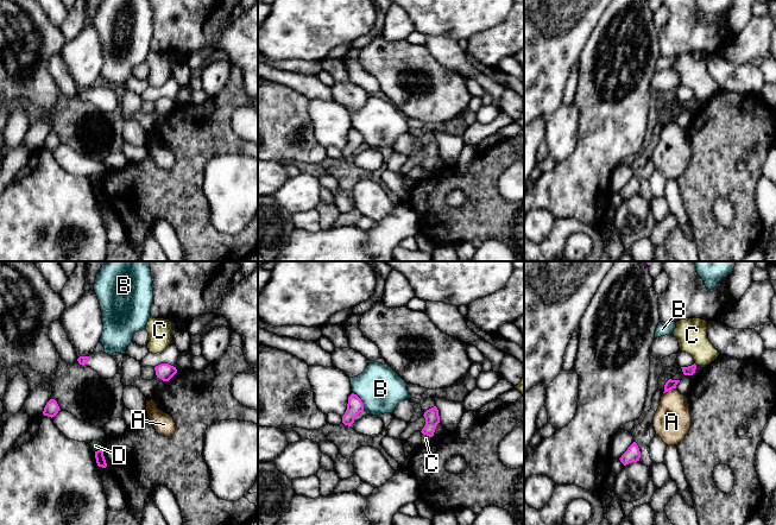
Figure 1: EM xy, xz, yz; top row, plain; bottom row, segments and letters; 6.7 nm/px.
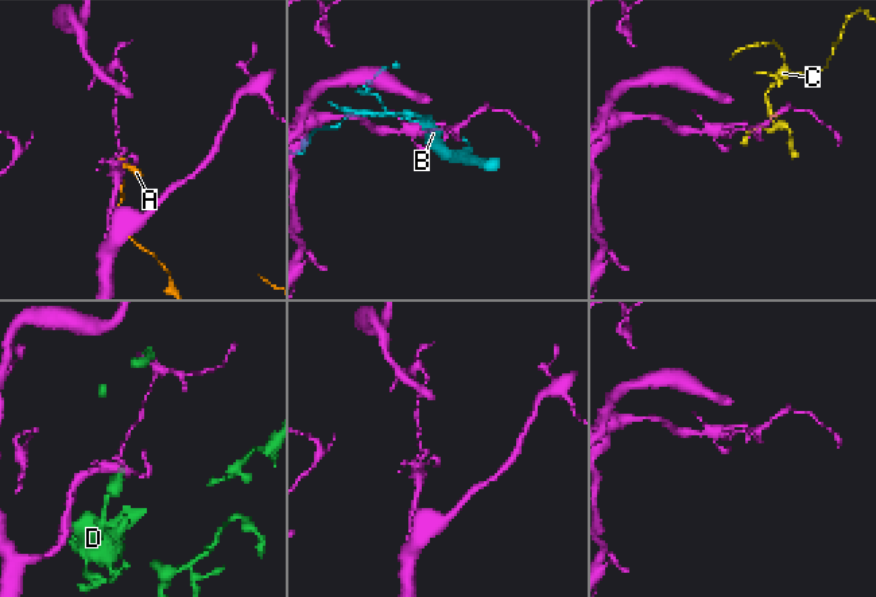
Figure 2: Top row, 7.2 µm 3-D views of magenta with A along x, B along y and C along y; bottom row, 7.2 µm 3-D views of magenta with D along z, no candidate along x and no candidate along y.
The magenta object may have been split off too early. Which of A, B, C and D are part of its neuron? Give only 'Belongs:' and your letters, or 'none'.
Belongs: none

